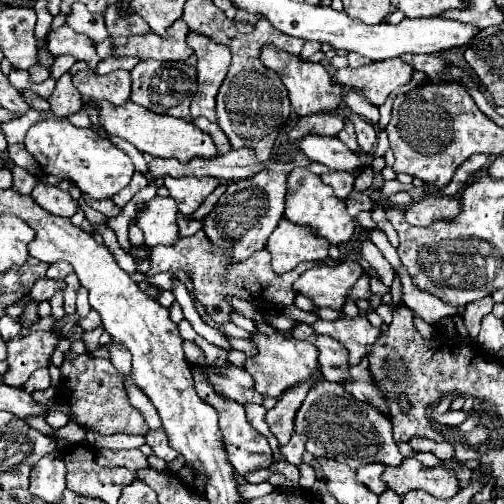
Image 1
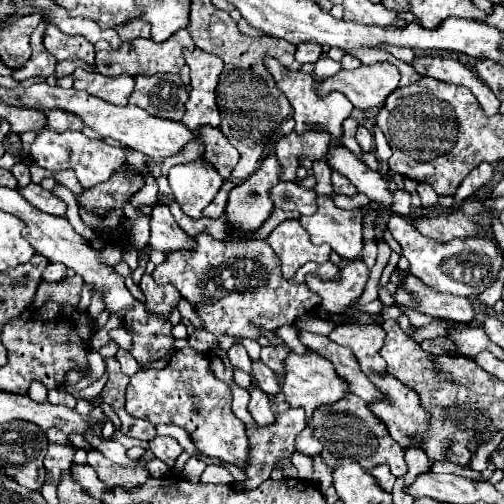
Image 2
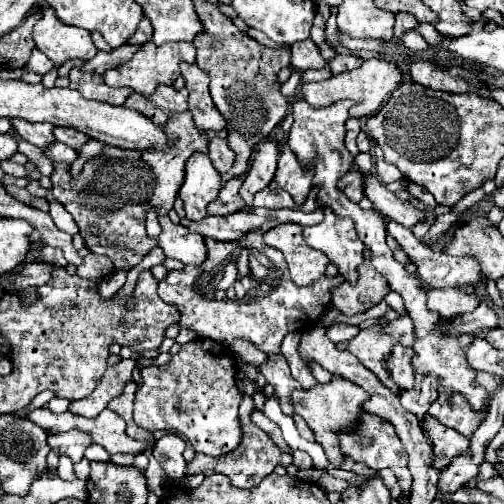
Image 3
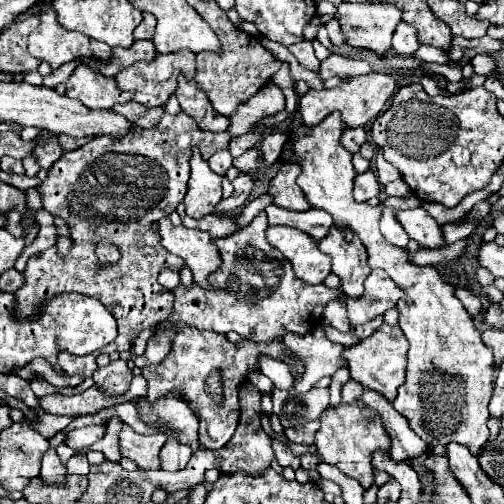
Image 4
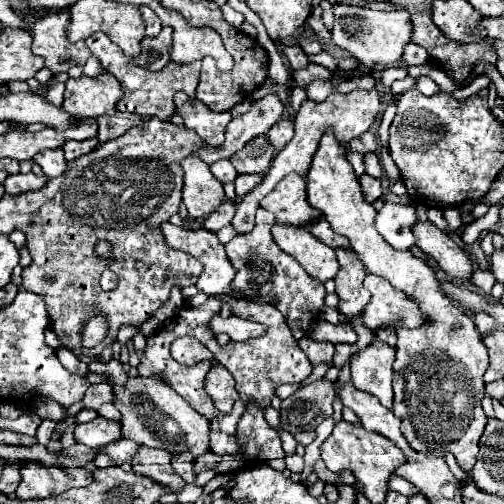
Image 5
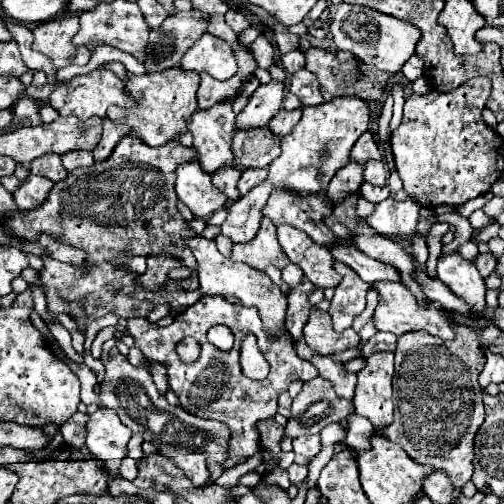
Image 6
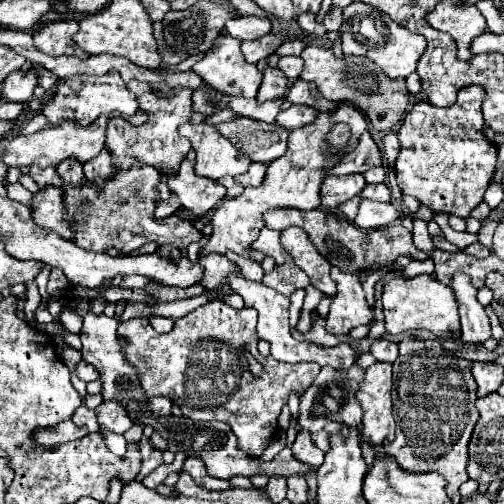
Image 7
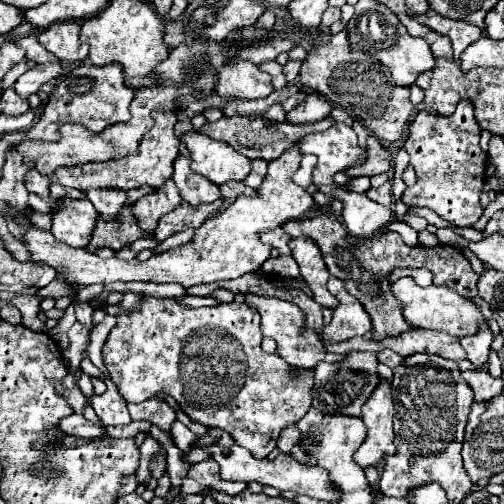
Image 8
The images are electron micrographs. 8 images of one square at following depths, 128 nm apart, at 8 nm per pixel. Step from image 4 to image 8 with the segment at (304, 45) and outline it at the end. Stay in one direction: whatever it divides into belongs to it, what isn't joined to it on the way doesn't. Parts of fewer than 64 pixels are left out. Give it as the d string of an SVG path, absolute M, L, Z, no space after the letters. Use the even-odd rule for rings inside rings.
M288 60L284 64L284 76L286 76L288 82L296 82L298 72L300 72L300 66L302 66L302 62L298 62L298 60Z

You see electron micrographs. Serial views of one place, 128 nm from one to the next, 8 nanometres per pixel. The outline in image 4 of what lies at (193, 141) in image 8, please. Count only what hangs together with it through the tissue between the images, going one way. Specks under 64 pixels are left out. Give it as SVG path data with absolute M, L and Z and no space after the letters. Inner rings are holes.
M184 74L178 80L178 88L176 88L176 96L180 100L180 106L184 112L188 112L188 116L192 116L196 120L196 124L202 130L210 130L210 132L224 132L230 124L230 118L220 116L212 104L208 102L208 96L202 88L198 88L198 84L194 80L188 80Z

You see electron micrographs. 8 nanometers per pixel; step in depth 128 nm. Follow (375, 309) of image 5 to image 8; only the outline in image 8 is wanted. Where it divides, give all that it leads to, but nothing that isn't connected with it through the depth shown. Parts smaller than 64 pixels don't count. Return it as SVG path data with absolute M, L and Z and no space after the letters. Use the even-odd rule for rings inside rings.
M406 276L400 278L396 282L392 282L392 294L394 298L400 302L402 308L402 316L404 320L412 326L412 328L428 328L428 330L436 330L436 332L446 332L450 336L462 338L468 336L472 332L476 332L480 322L486 322L484 316L478 312L476 304L464 296L460 296L458 292L446 288L446 286L428 286L422 288L414 282L414 278Z

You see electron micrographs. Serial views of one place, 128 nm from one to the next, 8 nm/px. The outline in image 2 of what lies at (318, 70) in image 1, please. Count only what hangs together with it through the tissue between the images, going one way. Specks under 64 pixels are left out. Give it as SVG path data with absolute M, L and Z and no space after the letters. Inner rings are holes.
M264 58L264 64L266 68L270 70L270 74L274 76L276 80L276 86L286 92L286 98L290 100L292 108L294 108L294 120L296 120L296 132L306 132L308 128L318 128L318 130L326 130L332 134L332 144L340 138L340 128L342 128L342 122L350 116L352 112L352 104L350 100L344 96L344 94L330 94L330 96L318 96L316 92L316 78L312 74L306 74L306 72L294 72L288 70L286 66L280 64L280 60L276 58Z

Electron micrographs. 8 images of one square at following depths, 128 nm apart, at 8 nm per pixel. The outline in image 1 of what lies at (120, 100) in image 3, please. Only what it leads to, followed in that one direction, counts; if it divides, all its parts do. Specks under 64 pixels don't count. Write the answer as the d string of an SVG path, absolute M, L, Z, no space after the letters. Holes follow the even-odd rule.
M80 70L72 76L74 86L80 90L84 98L92 100L108 100L114 106L124 104L130 98L130 72L116 70L110 74L96 74L92 70Z

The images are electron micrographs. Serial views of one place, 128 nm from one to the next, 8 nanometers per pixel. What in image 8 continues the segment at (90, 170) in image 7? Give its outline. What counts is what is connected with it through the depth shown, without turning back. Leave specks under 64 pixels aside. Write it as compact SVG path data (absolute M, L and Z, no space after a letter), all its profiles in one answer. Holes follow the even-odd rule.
M96 188L96 190L88 190L86 198L108 220L108 218L114 218L124 206L126 192L120 192L118 188Z

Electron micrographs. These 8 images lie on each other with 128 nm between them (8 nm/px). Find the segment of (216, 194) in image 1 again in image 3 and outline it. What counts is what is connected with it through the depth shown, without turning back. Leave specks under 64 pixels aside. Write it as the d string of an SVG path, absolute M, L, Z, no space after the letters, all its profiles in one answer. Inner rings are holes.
M242 178L228 180L222 186L218 198L208 204L208 214L232 214L232 212L238 212L240 210L240 194L238 194L240 184L242 184Z

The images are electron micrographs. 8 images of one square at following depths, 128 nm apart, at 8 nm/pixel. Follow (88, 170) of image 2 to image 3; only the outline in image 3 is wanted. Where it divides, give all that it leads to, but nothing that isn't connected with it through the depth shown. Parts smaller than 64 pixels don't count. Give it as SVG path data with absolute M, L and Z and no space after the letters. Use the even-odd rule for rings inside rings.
M52 142L50 146L44 148L44 154L46 158L52 162L52 164L60 164L60 162L74 162L78 158L78 150L74 150L72 146L64 144L64 142Z

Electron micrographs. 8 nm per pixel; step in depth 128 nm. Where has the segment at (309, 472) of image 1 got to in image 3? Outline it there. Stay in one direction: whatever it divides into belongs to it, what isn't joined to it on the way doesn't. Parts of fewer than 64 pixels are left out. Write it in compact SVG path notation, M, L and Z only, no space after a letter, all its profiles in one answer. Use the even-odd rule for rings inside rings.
M294 450L292 456L294 456L294 466L296 466L298 470L308 470L308 468L312 468L312 458L310 458L306 452Z

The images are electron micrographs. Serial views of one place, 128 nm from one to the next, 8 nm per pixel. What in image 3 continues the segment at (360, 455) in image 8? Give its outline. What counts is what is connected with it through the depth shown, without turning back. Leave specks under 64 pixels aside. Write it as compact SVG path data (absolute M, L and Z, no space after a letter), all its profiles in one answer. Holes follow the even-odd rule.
M408 316L398 318L386 326L364 328L352 340L338 342L336 348L352 352L370 372L374 372L378 376L378 380L386 388L390 388L392 392L400 392L400 388L394 384L394 380L386 368L388 352L392 352L392 346L396 342L402 342L404 346L414 344L414 324Z

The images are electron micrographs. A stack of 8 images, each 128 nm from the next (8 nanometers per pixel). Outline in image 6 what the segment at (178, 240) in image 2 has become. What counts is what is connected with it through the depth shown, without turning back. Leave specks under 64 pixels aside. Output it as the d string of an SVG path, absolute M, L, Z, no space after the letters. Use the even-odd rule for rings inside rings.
M192 236L192 238L186 238L184 242L192 250L194 258L198 260L198 280L200 280L200 290L204 294L230 294L230 296L236 296L244 306L256 306L260 310L264 328L268 328L268 332L276 332L276 328L284 324L286 296L264 272L256 272L246 264L232 262L228 256L218 252L214 240L208 240L204 236Z

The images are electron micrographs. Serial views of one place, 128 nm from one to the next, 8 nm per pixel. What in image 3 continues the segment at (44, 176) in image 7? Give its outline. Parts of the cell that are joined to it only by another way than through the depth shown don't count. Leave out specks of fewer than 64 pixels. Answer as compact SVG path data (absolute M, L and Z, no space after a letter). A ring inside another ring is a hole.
M10 120L12 122L12 126L14 126L14 132L22 138L22 140L26 140L26 142L30 142L30 144L34 144L34 146L40 146L40 148L44 148L44 144L50 144L52 140L54 140L54 134L52 134L52 124L46 124L46 122L42 122L42 124L32 124L32 122L28 122L28 120Z

